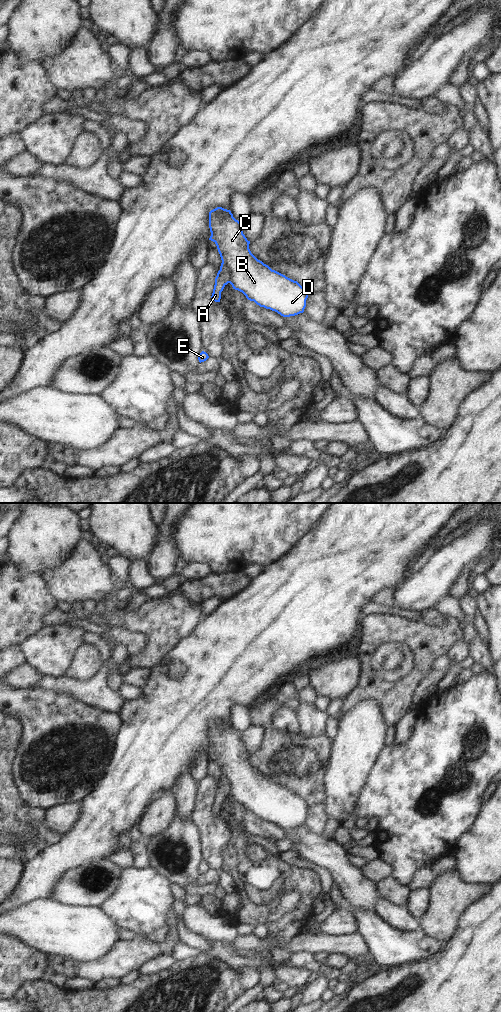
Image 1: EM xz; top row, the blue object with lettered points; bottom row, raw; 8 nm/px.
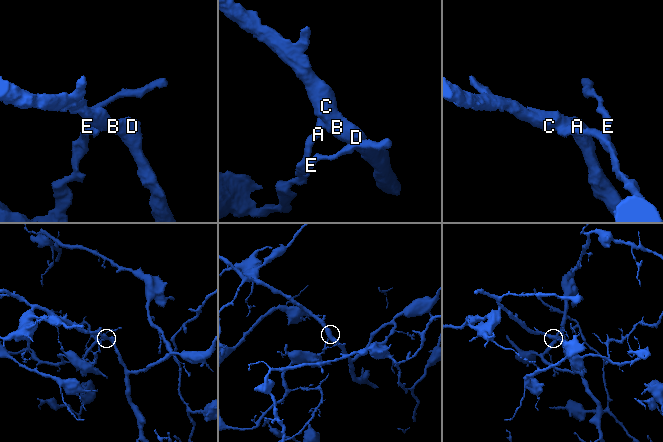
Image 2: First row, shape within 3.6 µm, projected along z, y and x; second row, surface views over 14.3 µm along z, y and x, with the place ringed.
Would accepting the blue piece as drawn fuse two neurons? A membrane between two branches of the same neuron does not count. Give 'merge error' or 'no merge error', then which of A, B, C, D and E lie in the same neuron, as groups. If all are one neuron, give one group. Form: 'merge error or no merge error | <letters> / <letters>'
merge error | A E / B C D

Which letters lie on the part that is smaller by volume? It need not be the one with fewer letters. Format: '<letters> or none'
A, E

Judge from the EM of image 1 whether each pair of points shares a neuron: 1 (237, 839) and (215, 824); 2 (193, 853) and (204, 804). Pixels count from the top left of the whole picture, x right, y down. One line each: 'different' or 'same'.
1: different
2: different

